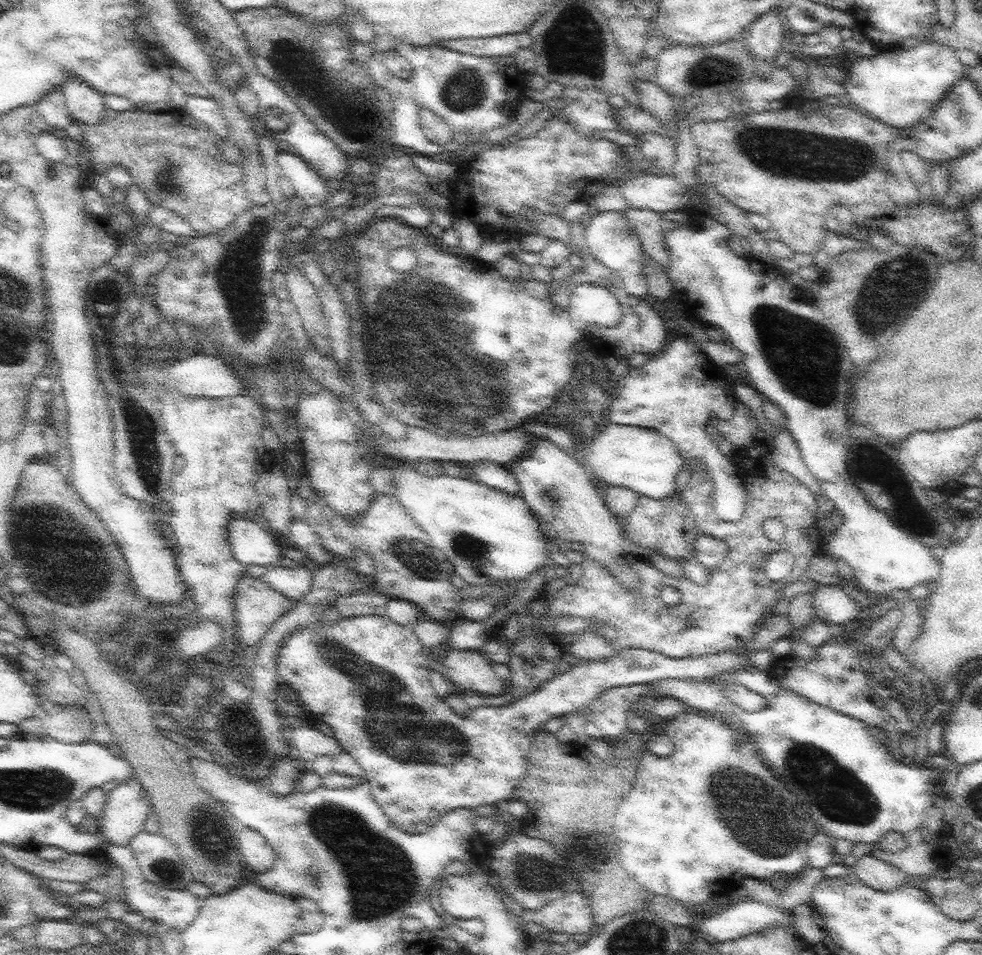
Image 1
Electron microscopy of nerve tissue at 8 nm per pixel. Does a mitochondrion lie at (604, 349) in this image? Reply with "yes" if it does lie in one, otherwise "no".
no

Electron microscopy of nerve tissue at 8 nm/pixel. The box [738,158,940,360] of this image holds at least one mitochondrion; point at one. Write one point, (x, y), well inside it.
(888, 291)

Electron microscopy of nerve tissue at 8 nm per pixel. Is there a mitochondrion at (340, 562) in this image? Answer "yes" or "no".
no

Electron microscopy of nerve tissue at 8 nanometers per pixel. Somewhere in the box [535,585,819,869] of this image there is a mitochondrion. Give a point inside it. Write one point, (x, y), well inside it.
(736, 800)

